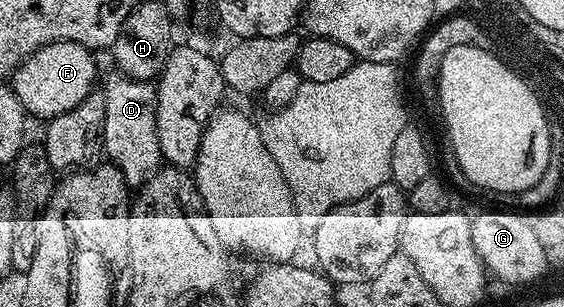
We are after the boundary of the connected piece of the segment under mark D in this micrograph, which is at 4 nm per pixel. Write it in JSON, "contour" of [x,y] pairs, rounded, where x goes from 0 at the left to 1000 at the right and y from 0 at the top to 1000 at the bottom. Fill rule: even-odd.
{"contour":[[[204,244],[181,280],[188,375],[181,498],[209,560],[220,567],[229,606],[246,609],[259,580],[285,547],[277,410],[277,283],[270,264],[239,264],[236,251]]]}

